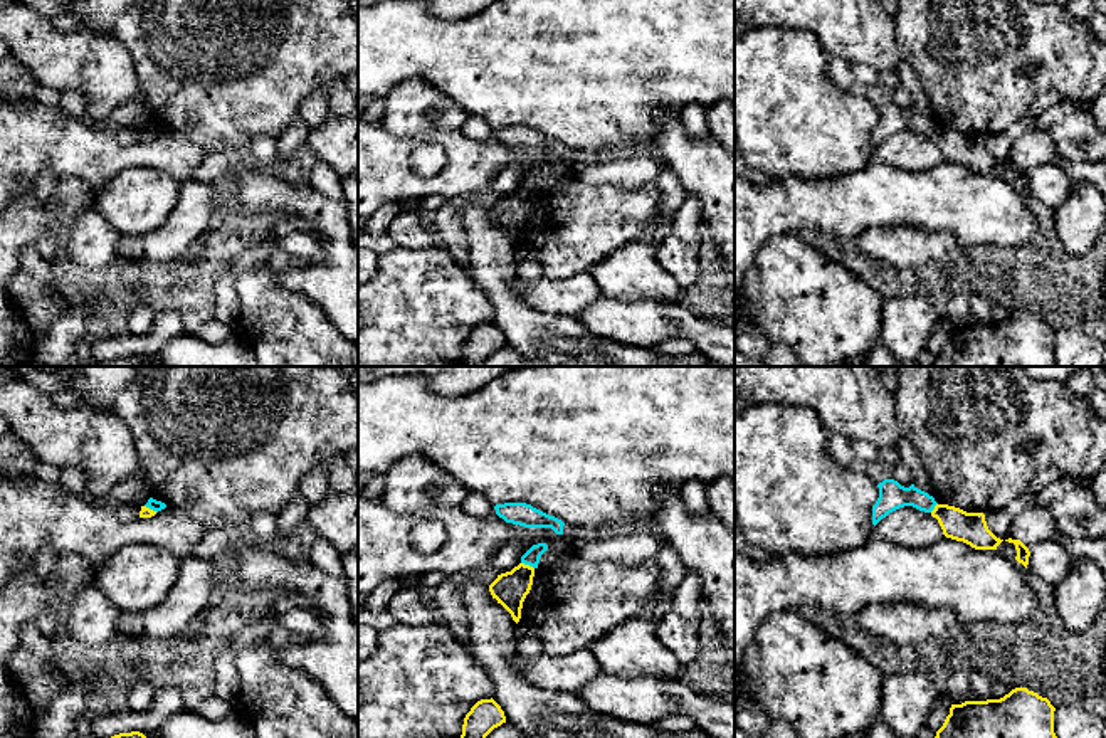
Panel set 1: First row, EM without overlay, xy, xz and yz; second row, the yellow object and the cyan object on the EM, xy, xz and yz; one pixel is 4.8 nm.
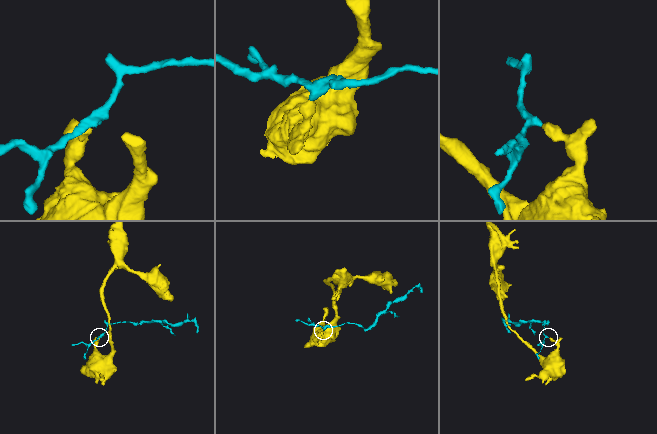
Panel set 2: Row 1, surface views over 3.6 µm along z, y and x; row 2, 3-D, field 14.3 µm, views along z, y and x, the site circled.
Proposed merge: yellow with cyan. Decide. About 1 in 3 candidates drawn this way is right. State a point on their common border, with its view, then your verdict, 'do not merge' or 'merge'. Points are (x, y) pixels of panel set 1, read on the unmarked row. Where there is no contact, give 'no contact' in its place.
meets yellow in xz at (528, 189); do not merge

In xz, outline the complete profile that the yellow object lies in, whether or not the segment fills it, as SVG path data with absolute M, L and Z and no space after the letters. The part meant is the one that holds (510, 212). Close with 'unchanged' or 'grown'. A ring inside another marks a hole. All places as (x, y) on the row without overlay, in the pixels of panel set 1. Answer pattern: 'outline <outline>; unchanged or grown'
outline M519 187L511 195L498 198L498 202L489 208L492 222L511 237L516 247L521 242L523 225L531 213L533 200L535 192Z; unchanged

